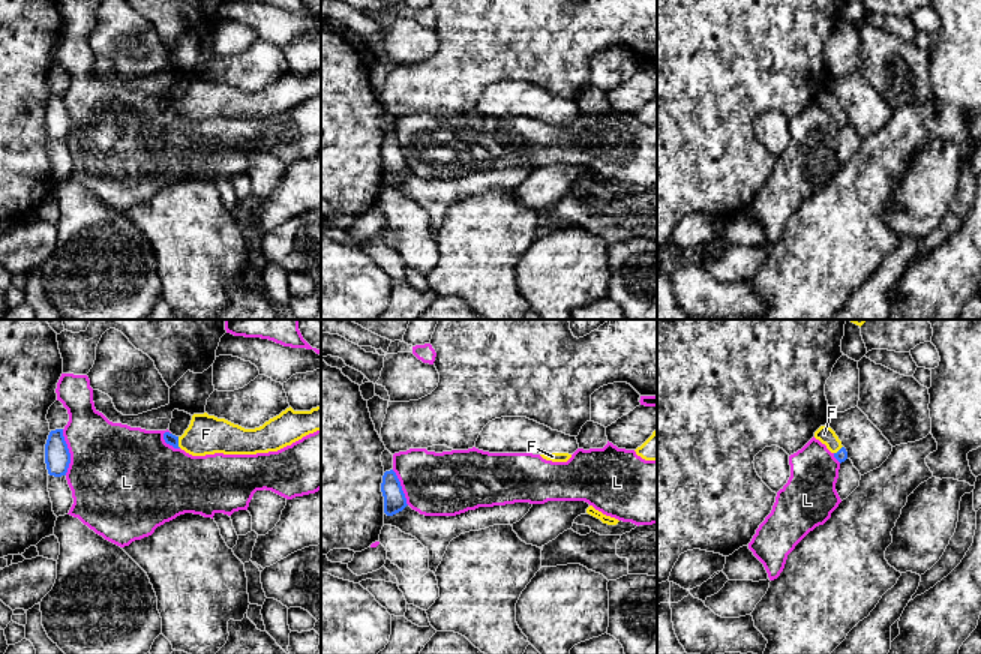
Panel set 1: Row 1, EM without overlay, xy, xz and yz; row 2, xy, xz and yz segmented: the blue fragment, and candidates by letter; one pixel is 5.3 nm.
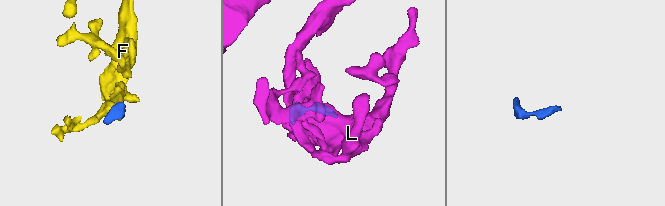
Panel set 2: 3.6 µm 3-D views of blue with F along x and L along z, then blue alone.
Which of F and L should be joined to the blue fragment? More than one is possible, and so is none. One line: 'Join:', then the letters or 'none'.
Join: F

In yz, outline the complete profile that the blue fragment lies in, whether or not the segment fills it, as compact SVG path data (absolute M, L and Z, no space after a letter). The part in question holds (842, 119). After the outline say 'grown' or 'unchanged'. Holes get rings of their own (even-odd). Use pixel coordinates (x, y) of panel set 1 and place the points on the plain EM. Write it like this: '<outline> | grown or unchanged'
M820 90L814 96L814 102L819 104L826 112L834 118L834 122L842 128L848 123L848 116L842 110L842 105L836 99L836 96L828 90Z | grown

